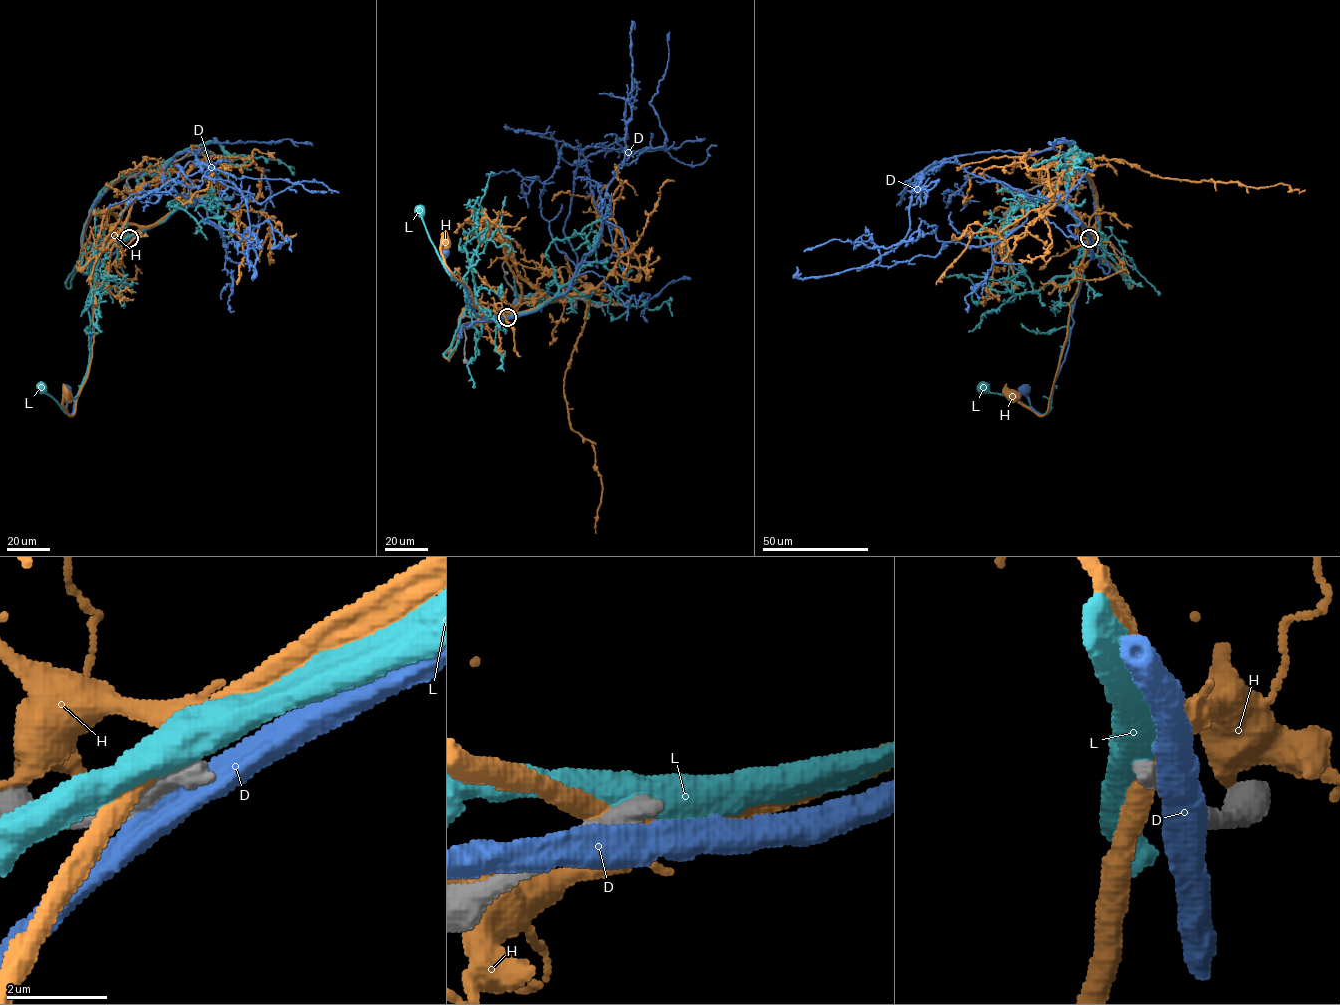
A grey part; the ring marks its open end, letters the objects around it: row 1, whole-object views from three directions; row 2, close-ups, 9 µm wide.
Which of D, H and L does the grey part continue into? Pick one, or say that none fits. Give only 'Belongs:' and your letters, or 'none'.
Belongs: none

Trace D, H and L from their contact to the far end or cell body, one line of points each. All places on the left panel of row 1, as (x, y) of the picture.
D: (126, 240), (95, 270), (91, 299), (93, 329), (90, 361), (70, 414), (67, 412), (66, 389)
H: (127, 238), (117, 258), (99, 278), (94, 296), (92, 355), (72, 415), (69, 415), (62, 405), (65, 395)
L: (128, 238), (110, 243), (93, 277), (88, 303), (88, 365), (74, 411), (67, 414), (41, 389)

